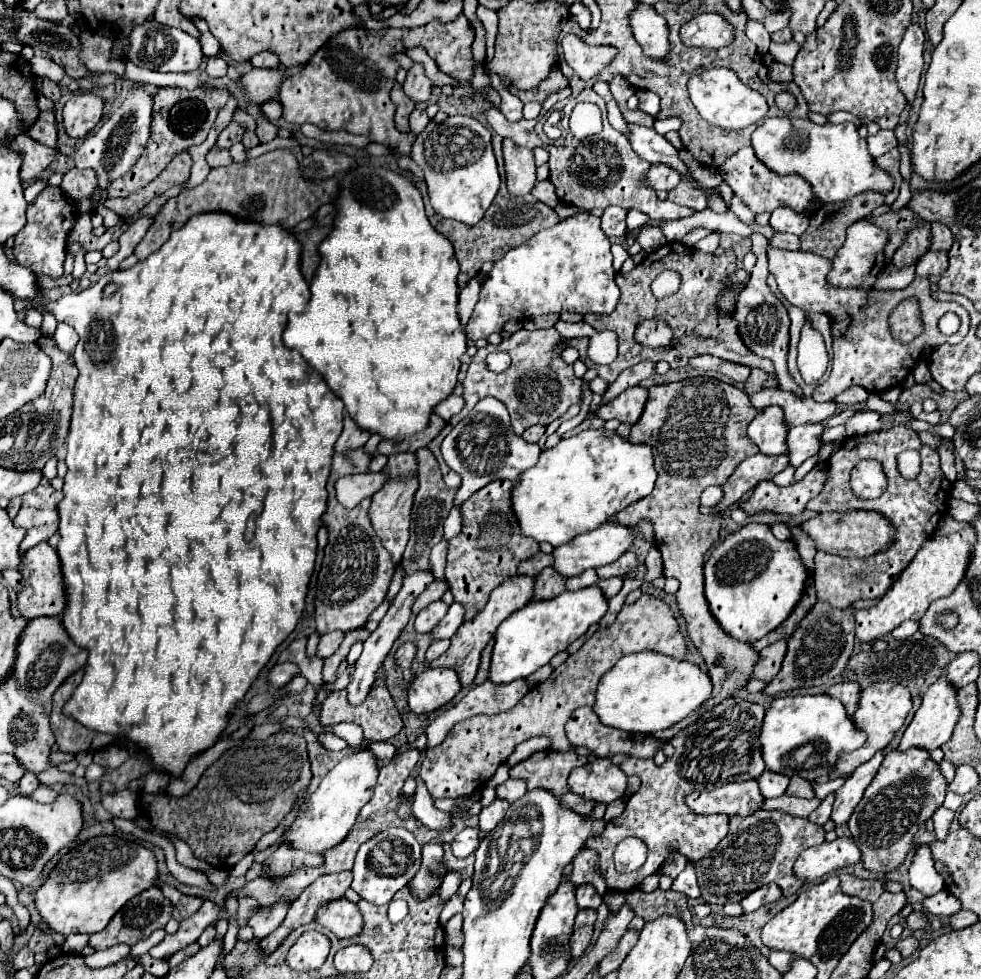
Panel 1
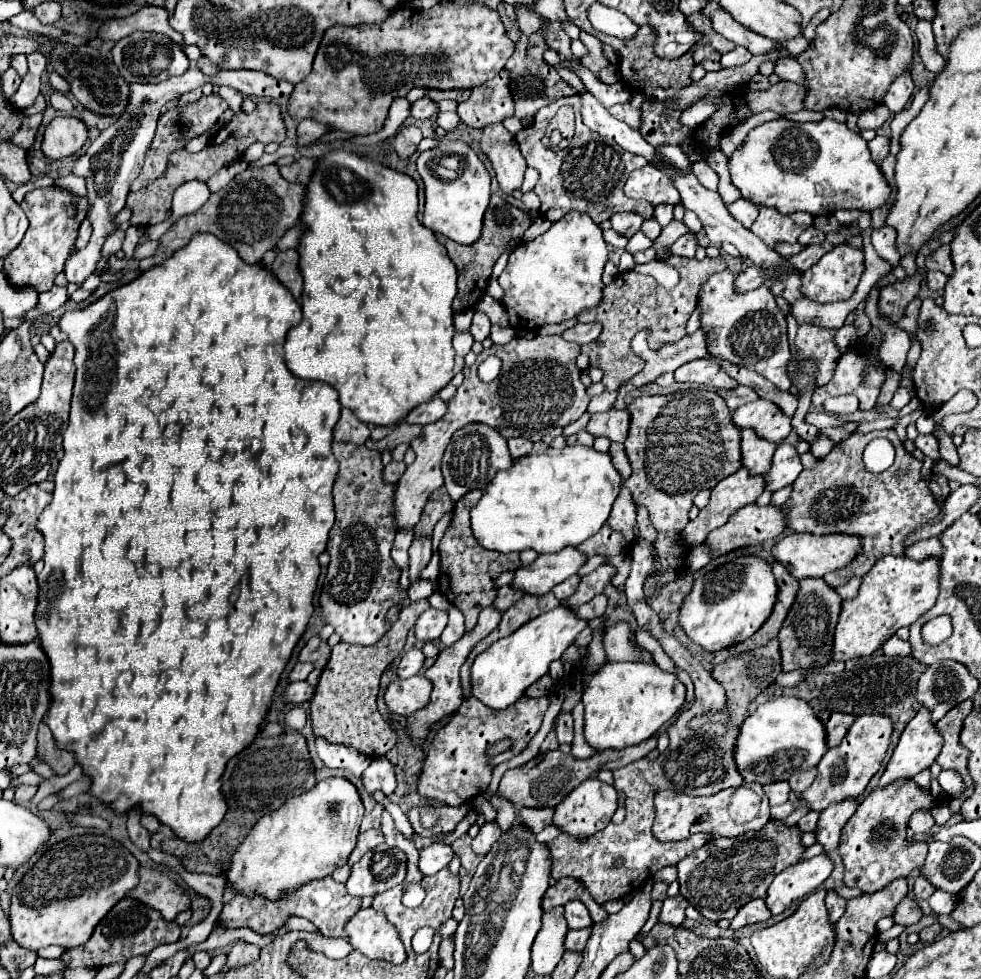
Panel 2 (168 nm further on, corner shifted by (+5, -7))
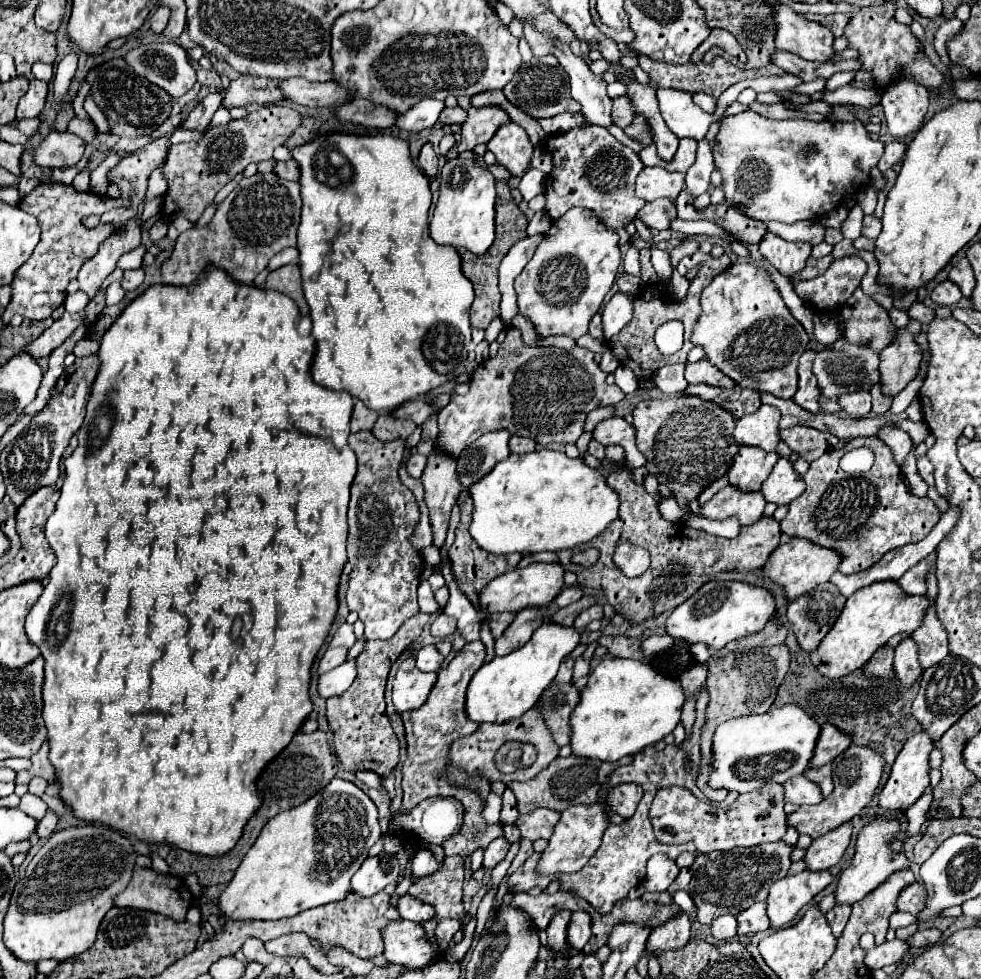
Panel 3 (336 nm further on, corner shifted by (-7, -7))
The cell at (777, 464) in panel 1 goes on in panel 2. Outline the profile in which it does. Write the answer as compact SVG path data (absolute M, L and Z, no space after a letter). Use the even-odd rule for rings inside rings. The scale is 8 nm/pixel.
M743 467L733 475L725 477L721 483L717 483L717 487L711 489L709 505L701 509L699 517L695 521L689 521L683 529L683 539L687 541L687 545L701 545L709 531L727 523L737 509L755 503L763 489L763 477L751 477L747 471L743 471Z

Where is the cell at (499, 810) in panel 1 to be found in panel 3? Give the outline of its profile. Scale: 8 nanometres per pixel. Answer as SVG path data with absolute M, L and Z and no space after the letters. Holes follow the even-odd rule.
M497 837L495 841L489 843L489 847L485 849L485 857L483 857L483 867L495 867L499 861L505 859L507 851L509 851L509 841L505 837Z

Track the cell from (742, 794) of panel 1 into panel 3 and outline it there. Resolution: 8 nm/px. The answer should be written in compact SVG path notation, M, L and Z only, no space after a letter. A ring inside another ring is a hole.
M765 783L757 791L743 793L727 807L709 805L683 787L663 787L653 799L649 817L657 841L665 845L681 845L693 841L699 853L711 853L783 839L787 831L787 815L783 811L783 805L783 785L777 783Z

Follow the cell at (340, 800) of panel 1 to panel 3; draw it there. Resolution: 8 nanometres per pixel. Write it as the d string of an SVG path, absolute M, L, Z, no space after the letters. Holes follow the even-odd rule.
M333 779L325 789L309 797L303 805L275 815L259 833L255 845L245 853L231 883L219 897L219 909L229 919L283 919L305 909L343 899L351 891L351 875L367 859L367 851L381 837L377 807L351 781Z

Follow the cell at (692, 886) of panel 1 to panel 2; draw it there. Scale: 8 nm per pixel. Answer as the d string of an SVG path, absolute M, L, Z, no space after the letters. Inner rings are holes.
M677 895L673 899L665 899L663 901L663 907L661 907L661 913L659 913L659 923L663 925L673 925L673 927L679 927L685 919L685 907L687 907L687 899L683 895Z

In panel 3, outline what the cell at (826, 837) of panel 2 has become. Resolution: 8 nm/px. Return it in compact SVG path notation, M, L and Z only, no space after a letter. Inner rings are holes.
M847 821L841 827L837 827L835 831L829 831L825 835L817 837L805 855L807 869L821 871L821 869L831 869L833 865L837 865L849 845L851 829L853 829L853 823Z

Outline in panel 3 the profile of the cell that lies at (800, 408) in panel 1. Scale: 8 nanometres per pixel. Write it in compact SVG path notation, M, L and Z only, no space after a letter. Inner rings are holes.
M761 405L755 413L741 417L733 431L737 445L753 445L765 451L775 451L781 441L779 417L781 413L773 405Z

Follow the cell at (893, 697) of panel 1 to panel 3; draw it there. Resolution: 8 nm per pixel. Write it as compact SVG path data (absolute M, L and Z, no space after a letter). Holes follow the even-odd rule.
M851 745L849 749L845 749L837 759L833 759L833 793L829 797L825 797L821 803L817 805L803 805L797 811L793 811L787 819L787 823L791 827L795 827L799 833L807 833L813 839L817 839L819 835L825 835L827 831L839 827L841 823L853 819L855 815L861 813L861 809L865 805L871 803L873 793L881 781L883 769L885 769L885 759L881 751L869 749L869 747L861 747L861 745Z

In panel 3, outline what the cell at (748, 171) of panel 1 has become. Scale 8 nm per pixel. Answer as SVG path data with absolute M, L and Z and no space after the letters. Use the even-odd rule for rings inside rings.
M765 233L759 241L759 251L771 261L775 269L779 269L785 277L791 277L793 273L801 271L801 267L805 267L805 259L811 253L811 243L789 243L775 233Z

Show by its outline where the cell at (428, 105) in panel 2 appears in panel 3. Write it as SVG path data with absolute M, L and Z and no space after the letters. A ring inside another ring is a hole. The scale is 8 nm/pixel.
M445 107L439 115L439 121L445 125L453 125L453 123L463 123L467 117L467 111L461 107Z

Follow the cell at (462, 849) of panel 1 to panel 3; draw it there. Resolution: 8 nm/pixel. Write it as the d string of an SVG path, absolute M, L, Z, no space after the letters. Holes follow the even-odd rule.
M419 849L413 859L413 875L417 875L417 877L433 875L441 867L443 867L443 861L437 861L429 849Z

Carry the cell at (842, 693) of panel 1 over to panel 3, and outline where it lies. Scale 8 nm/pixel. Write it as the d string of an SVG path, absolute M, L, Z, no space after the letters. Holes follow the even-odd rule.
M825 723L821 727L821 739L817 743L817 755L813 757L811 767L821 767L831 763L839 753L843 753L851 745L851 735L839 731L837 727Z

